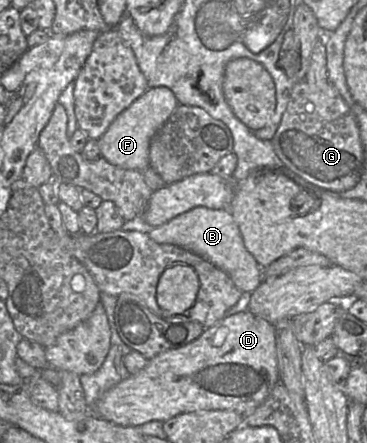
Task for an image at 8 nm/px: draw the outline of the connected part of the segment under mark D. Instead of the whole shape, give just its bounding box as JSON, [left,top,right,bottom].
[93,310,280,427]

